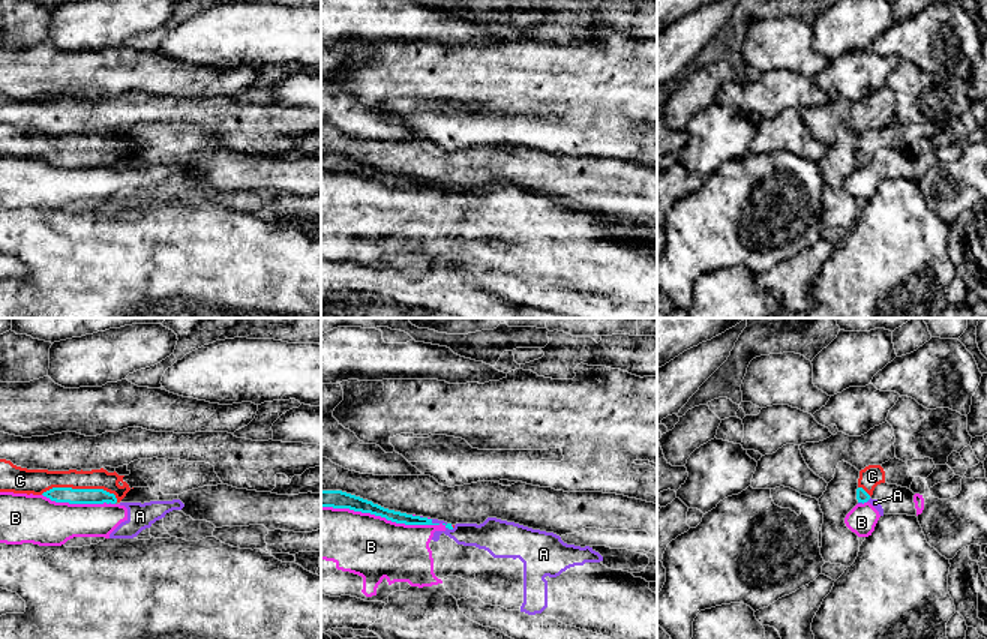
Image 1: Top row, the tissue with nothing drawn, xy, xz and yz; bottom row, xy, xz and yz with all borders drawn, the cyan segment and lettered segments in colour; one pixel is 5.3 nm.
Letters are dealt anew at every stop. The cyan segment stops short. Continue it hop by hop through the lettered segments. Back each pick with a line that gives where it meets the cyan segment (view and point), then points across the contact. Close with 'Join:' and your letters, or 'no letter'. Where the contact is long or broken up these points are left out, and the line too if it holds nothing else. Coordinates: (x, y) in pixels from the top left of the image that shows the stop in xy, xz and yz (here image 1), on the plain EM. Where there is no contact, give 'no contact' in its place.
C: contact xy (81, 153)
Join: C

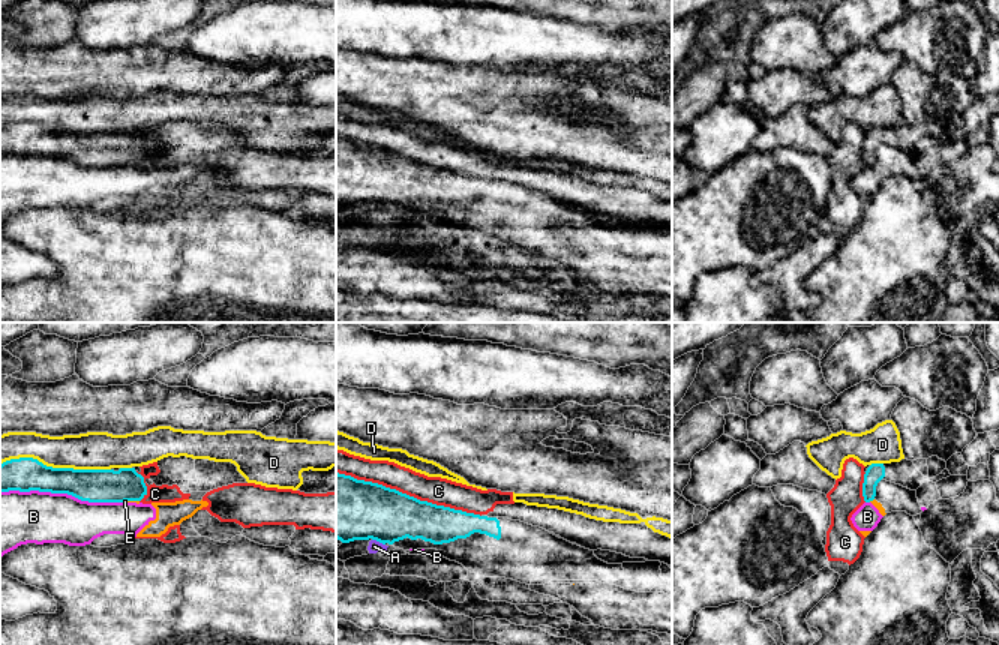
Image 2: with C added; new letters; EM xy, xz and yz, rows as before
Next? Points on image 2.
Join: no letter

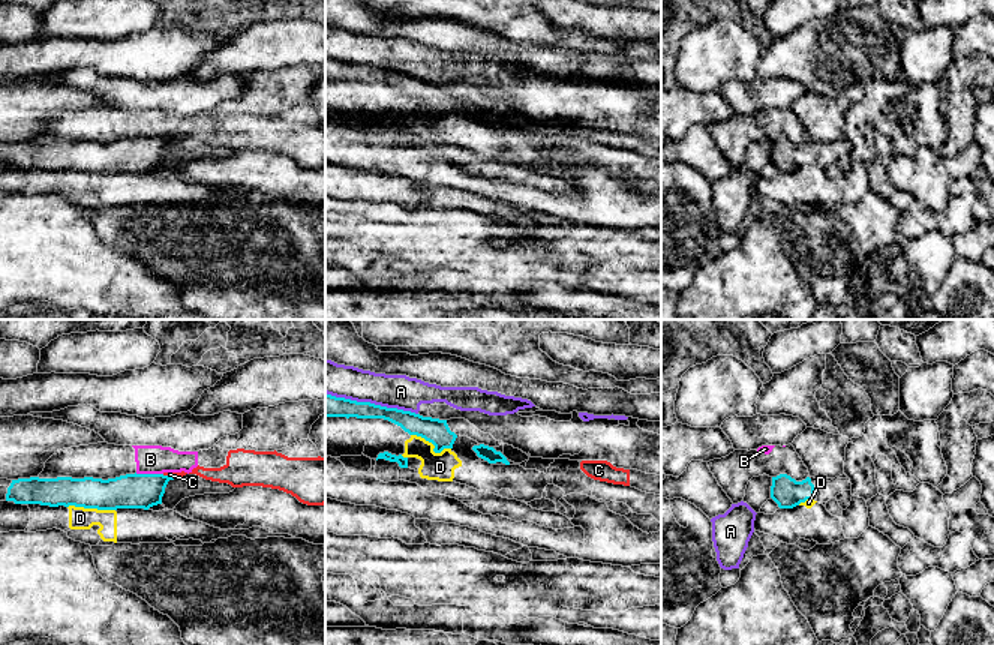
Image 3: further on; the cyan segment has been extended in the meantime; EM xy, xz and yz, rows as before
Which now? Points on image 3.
Join: no letter

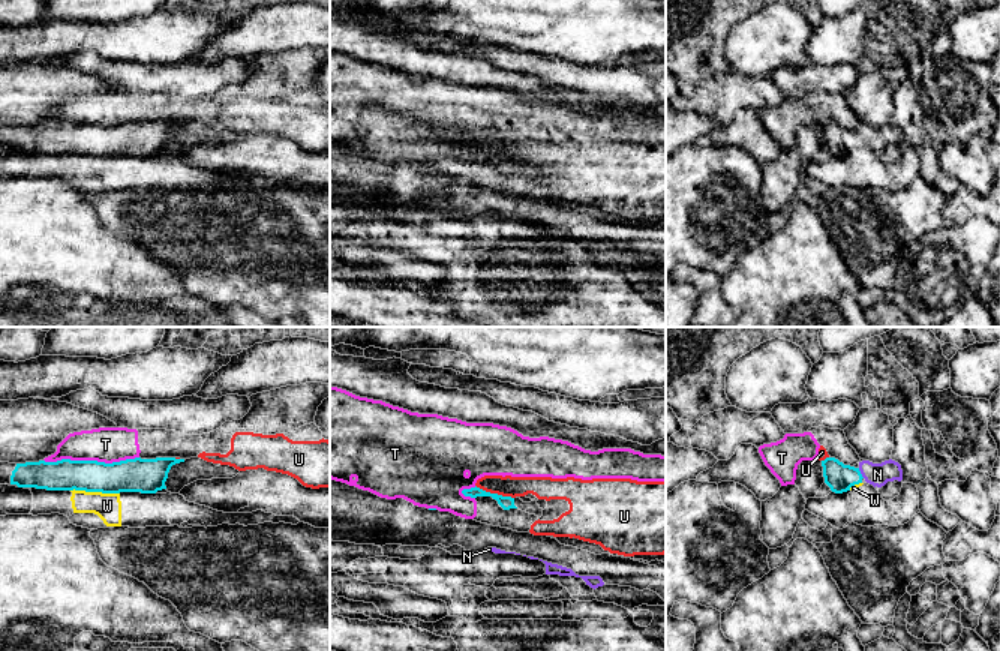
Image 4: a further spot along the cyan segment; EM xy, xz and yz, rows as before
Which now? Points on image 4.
N: contact yz (859, 137); way yz (840, 141), (859, 137), (877, 138)
Join: N

